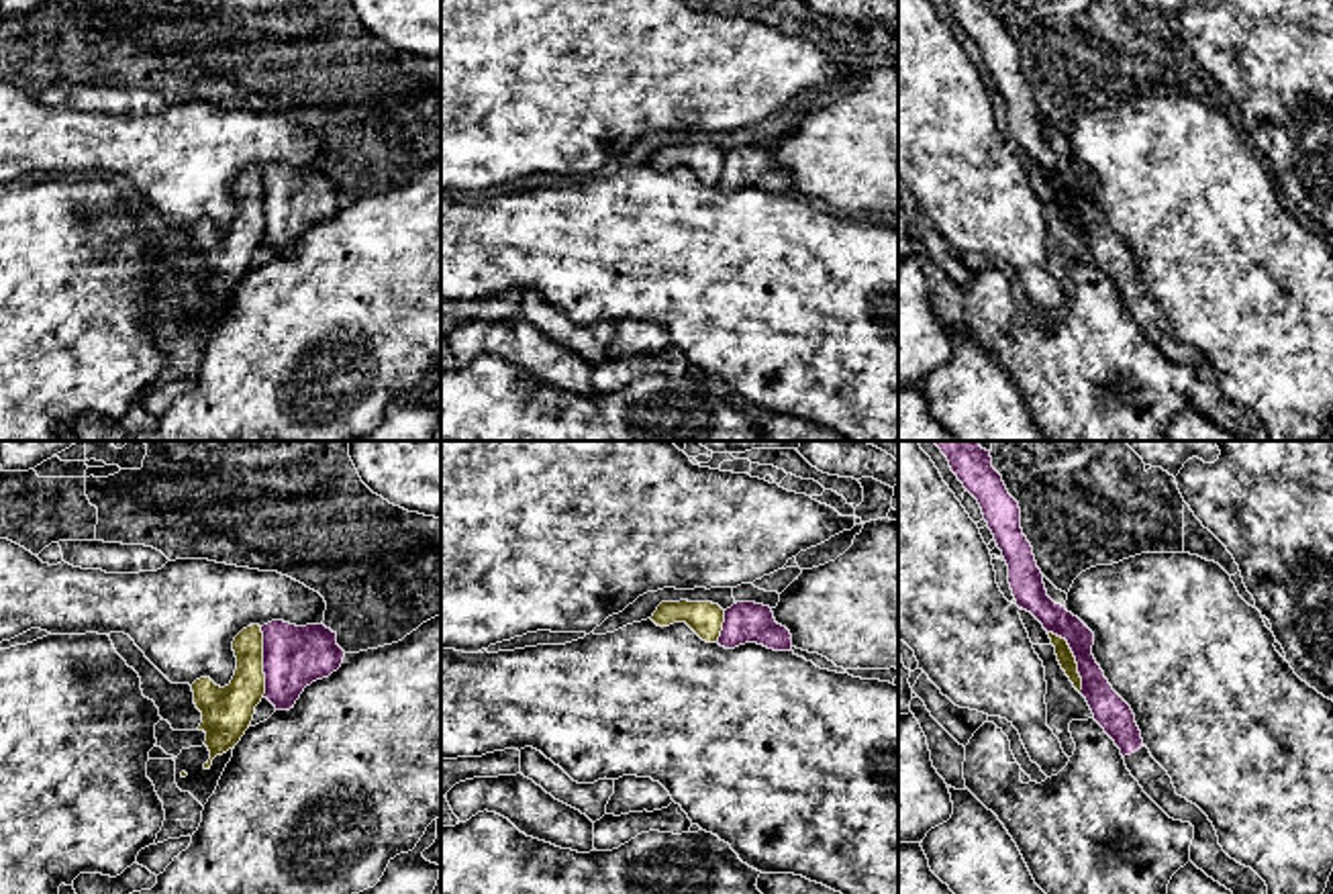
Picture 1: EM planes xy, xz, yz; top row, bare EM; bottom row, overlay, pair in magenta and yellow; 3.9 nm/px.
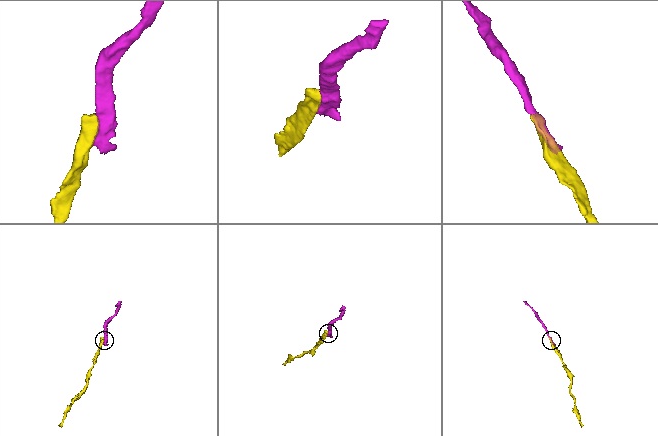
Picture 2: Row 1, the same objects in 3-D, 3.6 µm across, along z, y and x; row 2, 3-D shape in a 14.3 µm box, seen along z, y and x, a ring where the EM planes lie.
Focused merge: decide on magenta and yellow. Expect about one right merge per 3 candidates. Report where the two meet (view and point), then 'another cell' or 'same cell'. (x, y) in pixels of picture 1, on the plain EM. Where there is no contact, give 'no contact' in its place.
meets magenta in xy at (264, 205); another cell

